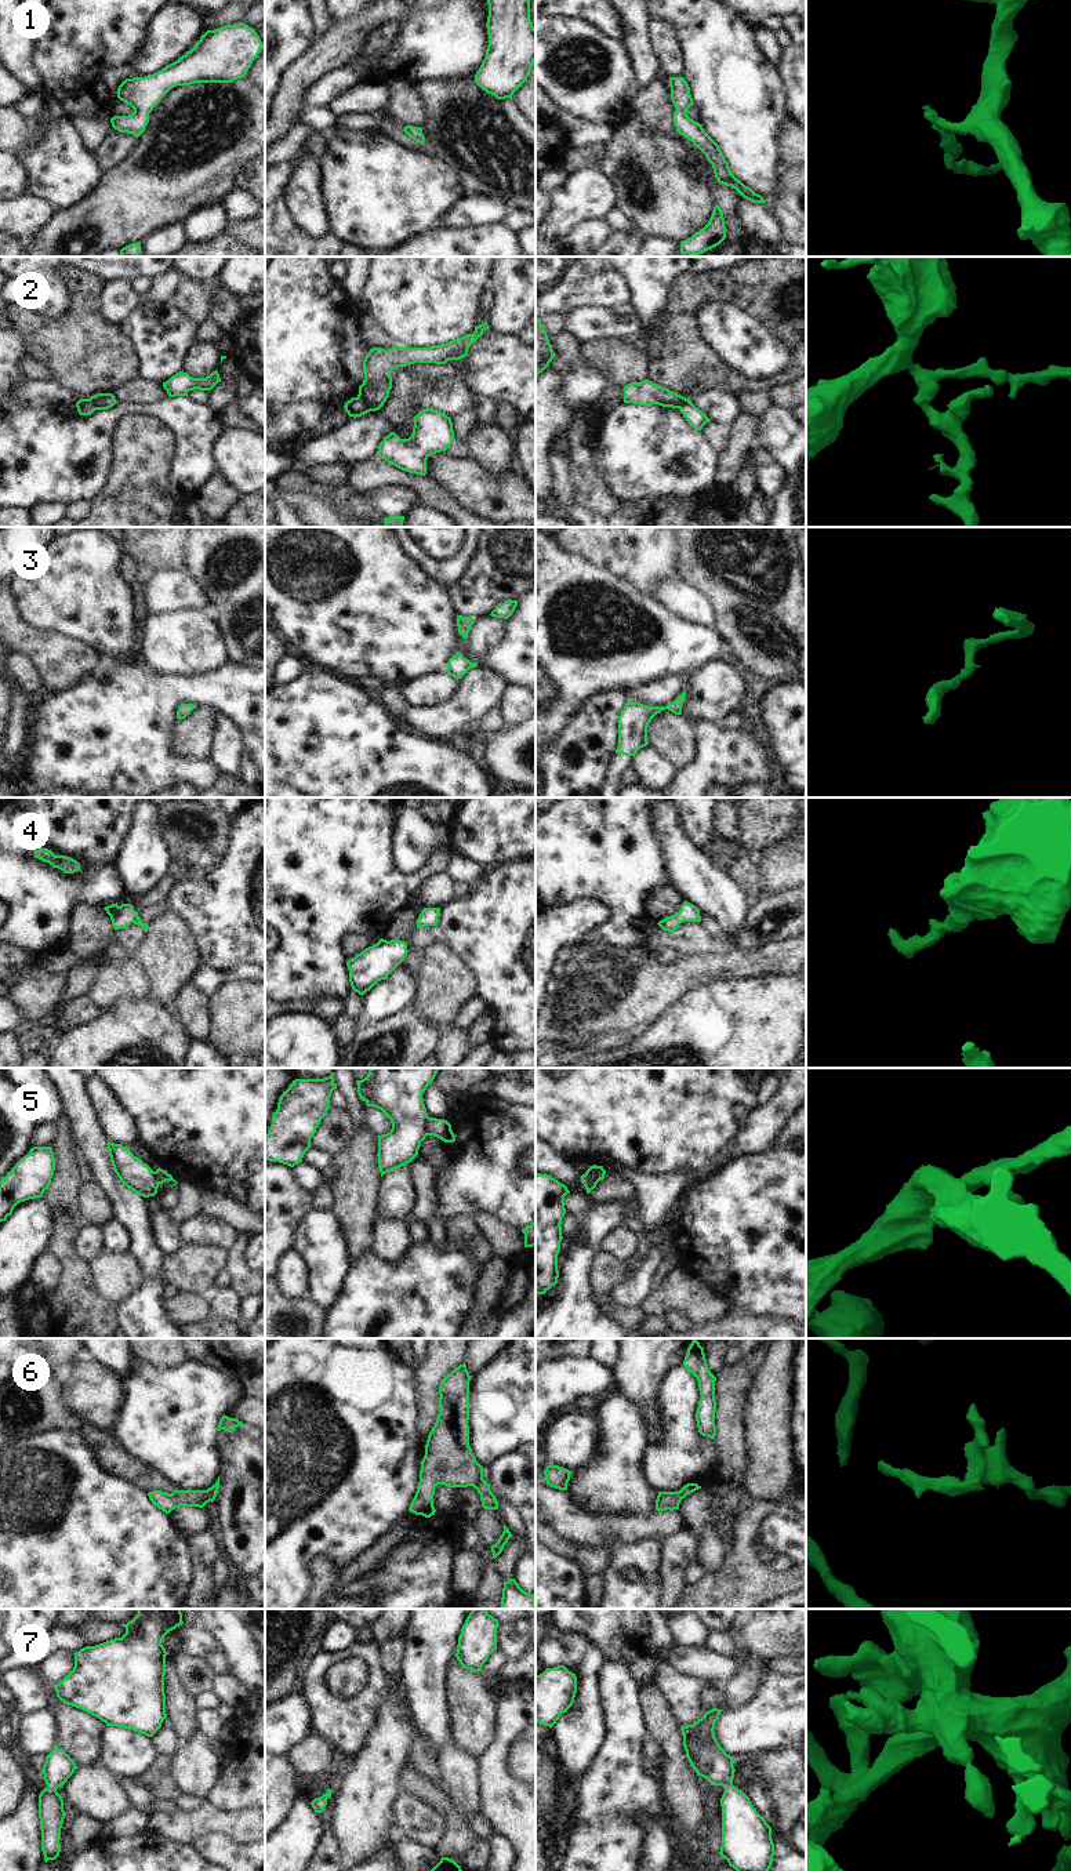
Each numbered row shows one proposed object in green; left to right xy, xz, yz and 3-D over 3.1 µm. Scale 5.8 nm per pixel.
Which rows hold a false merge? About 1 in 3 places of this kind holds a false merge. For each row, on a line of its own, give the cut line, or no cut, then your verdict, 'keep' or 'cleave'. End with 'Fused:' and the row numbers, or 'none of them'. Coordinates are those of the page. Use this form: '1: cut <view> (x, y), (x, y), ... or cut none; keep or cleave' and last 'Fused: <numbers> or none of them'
1: cut none; keep
2: cut xz (358, 396), (370, 410); cleave
3: cut none; keep
4: cut none; keep
5: cut xz (428, 1116), (425, 1134); cleave
6: cut xy (203, 1490), (210, 1500); cleave
7: cut none; keep
Fused: 2, 5, 6

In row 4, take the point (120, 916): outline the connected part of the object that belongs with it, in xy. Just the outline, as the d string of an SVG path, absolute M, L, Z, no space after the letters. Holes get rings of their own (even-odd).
M116 904L108 905L104 908L106 913L110 916L112 926L115 930L126 929L131 923L141 926L145 933L148 930L148 923L144 923L138 912L134 909L131 904L121 904L120 907Z

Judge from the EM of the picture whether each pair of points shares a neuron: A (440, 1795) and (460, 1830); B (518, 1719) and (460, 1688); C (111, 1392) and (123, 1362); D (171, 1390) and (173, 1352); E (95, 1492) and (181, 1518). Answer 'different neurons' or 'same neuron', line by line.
A: same neuron
B: different neurons
C: different neurons
D: different neurons
E: different neurons

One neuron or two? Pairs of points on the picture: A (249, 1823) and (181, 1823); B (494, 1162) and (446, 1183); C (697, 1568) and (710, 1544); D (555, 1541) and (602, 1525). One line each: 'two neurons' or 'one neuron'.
A: one neuron
B: one neuron
C: two neurons
D: two neurons

